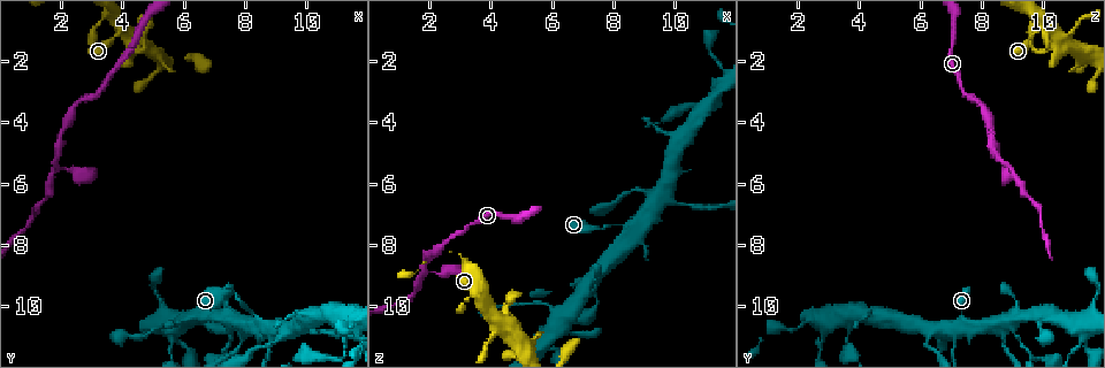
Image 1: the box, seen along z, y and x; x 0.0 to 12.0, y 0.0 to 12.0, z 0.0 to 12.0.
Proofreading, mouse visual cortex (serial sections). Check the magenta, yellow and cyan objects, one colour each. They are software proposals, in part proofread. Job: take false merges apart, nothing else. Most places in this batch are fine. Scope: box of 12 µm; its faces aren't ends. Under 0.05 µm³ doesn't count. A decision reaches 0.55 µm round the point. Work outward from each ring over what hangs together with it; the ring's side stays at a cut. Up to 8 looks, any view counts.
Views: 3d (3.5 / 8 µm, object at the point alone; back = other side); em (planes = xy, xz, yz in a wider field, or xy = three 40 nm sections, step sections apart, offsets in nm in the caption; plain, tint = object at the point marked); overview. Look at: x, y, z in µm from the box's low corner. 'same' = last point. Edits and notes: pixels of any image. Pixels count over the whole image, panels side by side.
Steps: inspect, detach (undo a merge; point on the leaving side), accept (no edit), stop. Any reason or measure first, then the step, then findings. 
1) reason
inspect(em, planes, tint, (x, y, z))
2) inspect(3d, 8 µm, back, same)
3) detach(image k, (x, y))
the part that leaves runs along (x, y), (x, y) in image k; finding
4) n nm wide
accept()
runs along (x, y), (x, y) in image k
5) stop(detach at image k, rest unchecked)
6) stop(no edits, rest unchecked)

side arm on a straight run
inspect(3d, 3.5 µm, (1.8, 5.5, 8.8))

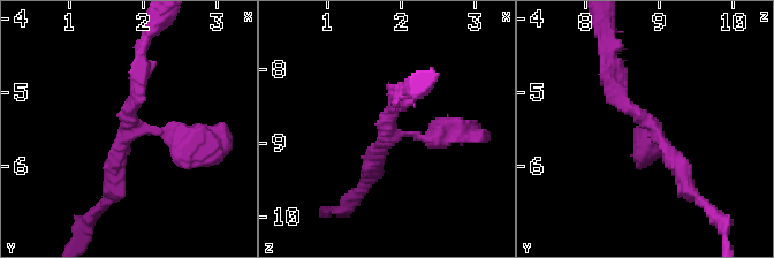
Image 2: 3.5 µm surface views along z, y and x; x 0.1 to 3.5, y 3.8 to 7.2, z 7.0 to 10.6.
3 arms
accept()
runs along (139, 68), (133, 124), (203, 143) in image 2; all the same cell

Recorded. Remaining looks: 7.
three-way junction
inspect(3d, 3.5 µm, (7.6, 10.5, 9.0))

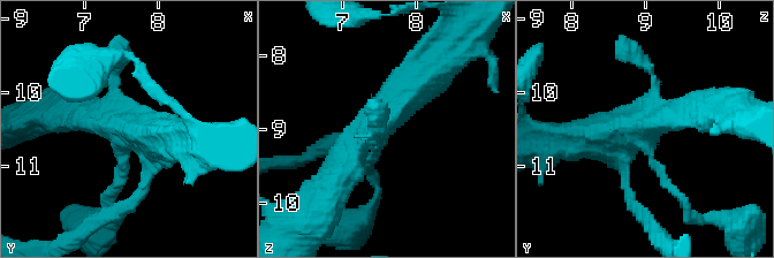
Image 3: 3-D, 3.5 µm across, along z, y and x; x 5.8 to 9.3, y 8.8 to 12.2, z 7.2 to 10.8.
shape alone is not enough
inspect(em, xy, step 1, tint, (7.55, 10.50, 8.90))

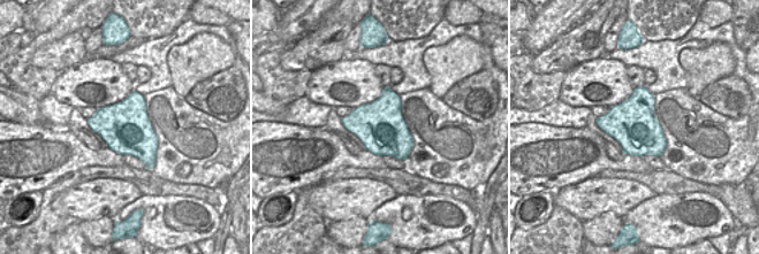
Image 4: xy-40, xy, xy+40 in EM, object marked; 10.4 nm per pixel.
accept()
all the same cell

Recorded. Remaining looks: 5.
abrupt turn
inspect(3d, 3.5 µm, (11.3, 11.3, 3.6))

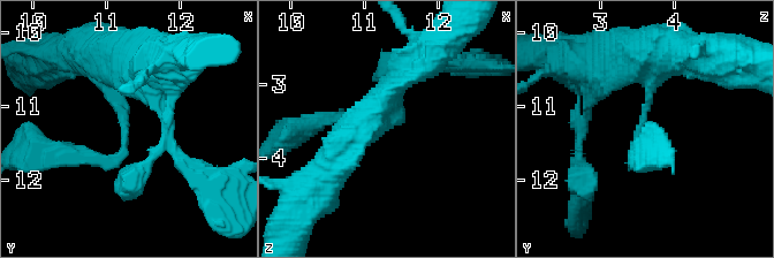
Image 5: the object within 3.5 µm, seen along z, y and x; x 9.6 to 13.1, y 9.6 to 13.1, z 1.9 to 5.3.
arms of 150, 450 nm
accept()
runs along (652, 54), (646, 114), (631, 157) in image 5; one cell here

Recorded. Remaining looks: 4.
stop(no edits, rest unchecked)

